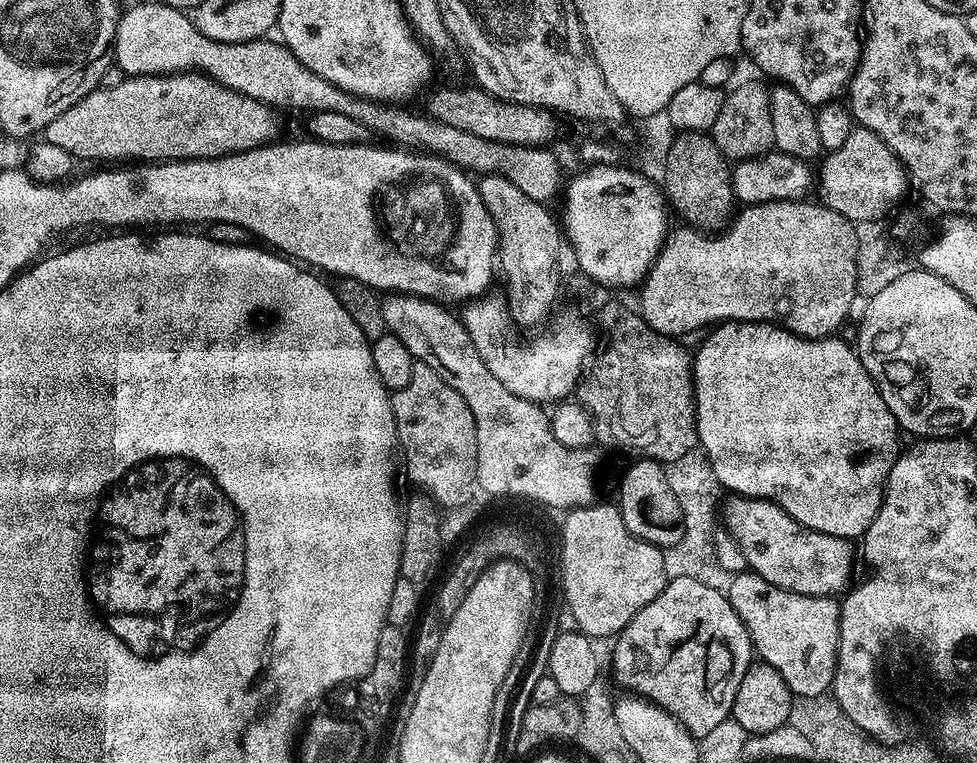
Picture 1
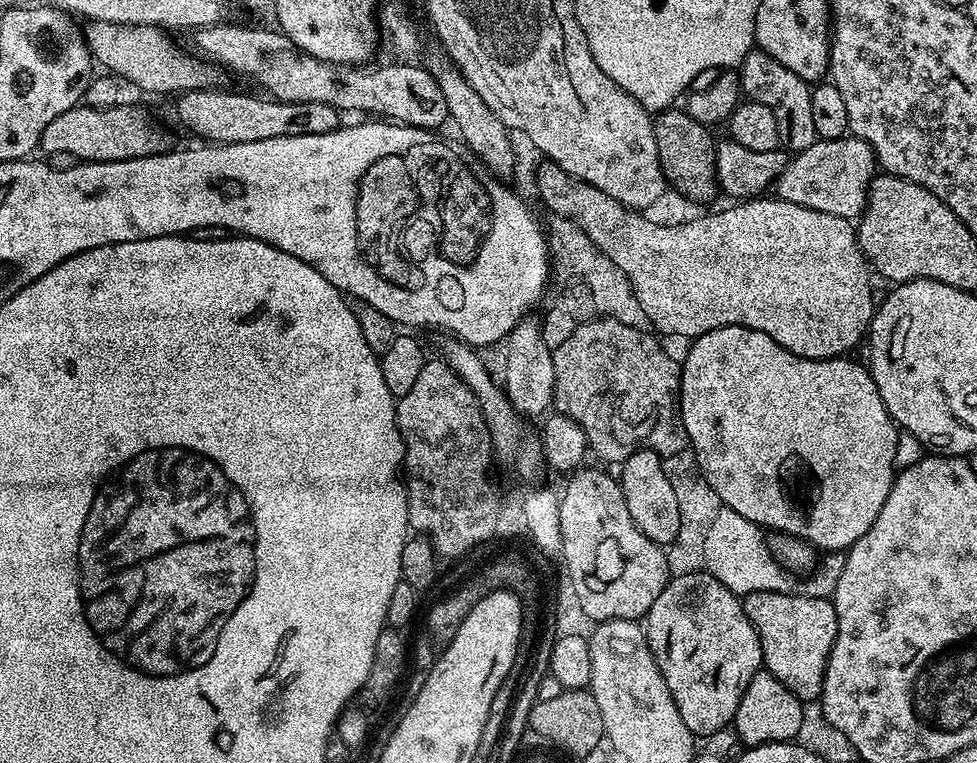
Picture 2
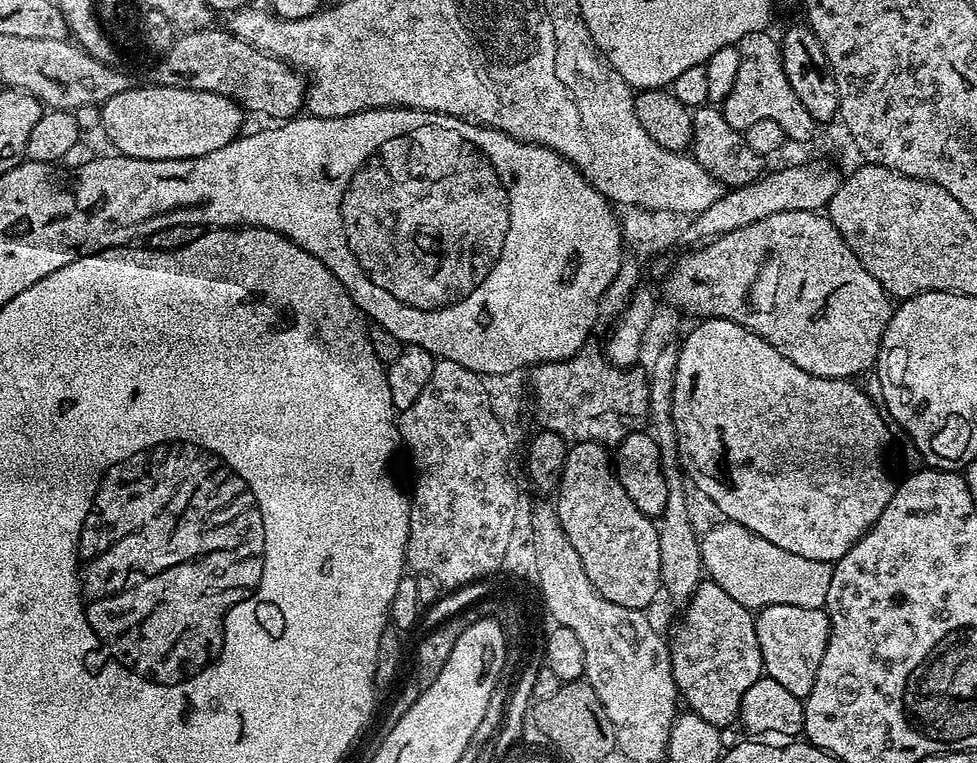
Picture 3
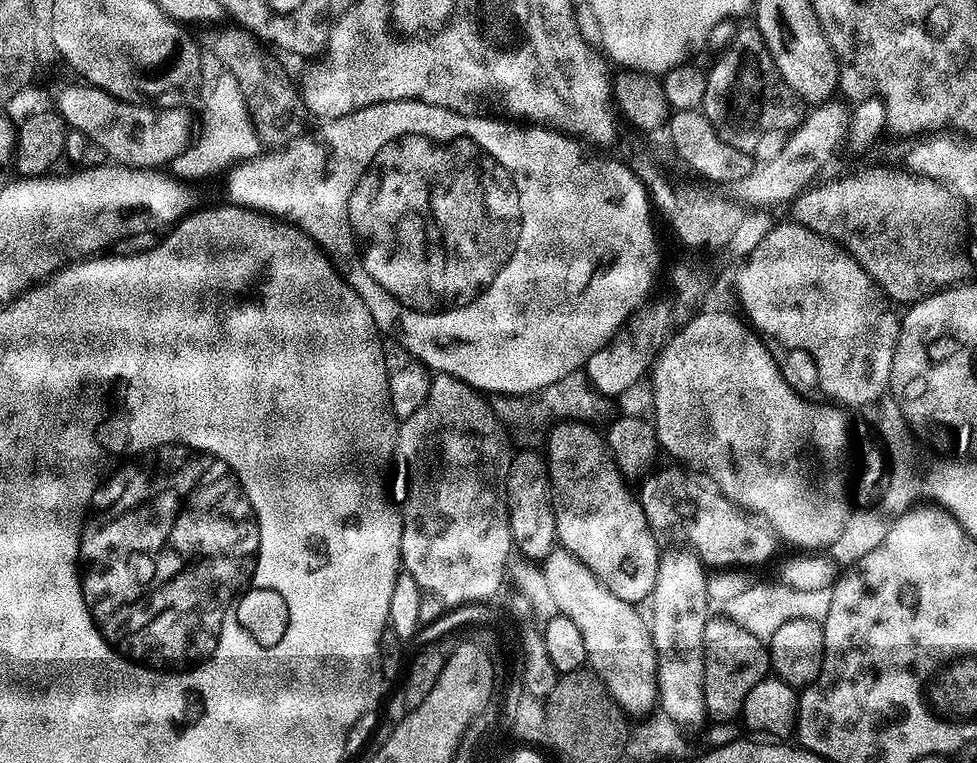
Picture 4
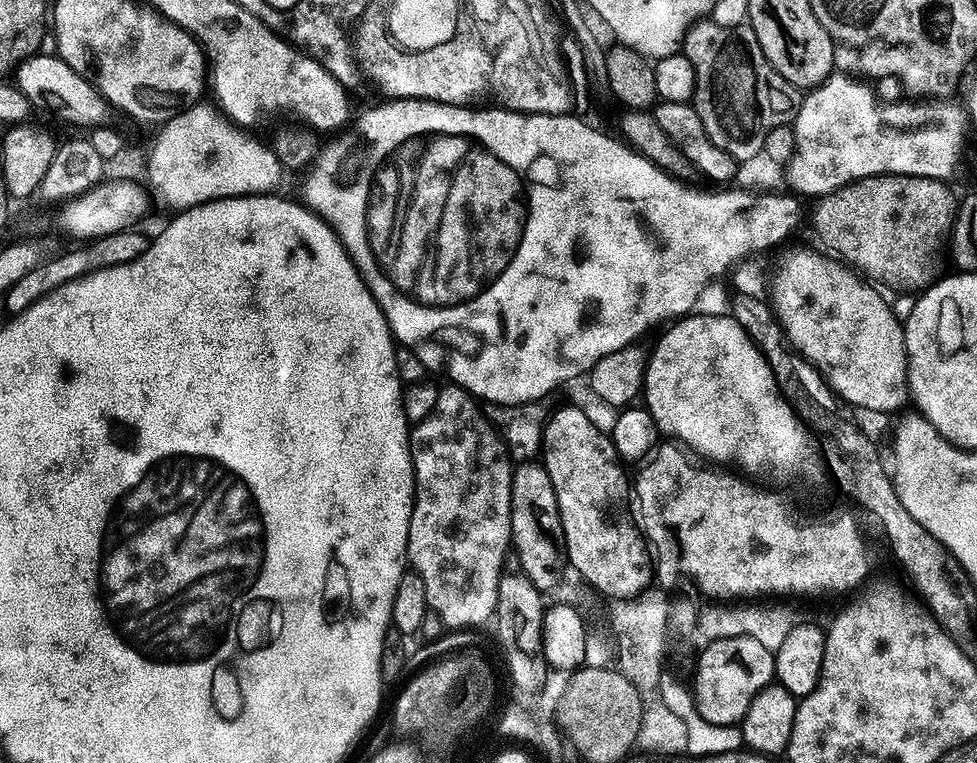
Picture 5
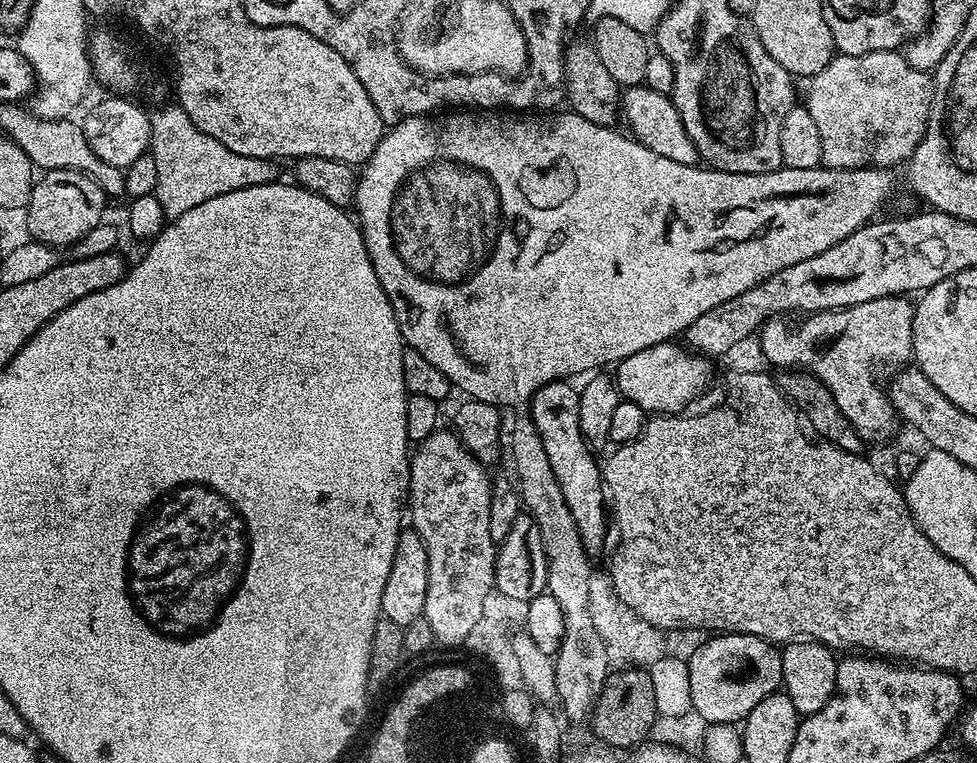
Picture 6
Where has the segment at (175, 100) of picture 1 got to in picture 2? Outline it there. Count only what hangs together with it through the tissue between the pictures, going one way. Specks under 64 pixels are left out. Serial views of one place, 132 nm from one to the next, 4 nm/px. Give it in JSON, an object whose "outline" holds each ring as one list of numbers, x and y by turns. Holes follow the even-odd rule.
{"outline":[[120,102,115,108,77,106,66,110,66,114,58,114,58,118,54,118,54,122,46,126,40,139,40,148,51,155,71,153,80,162,101,164,159,156,165,151,166,144,163,134,156,129,155,122,142,109,131,108,126,102]]}

